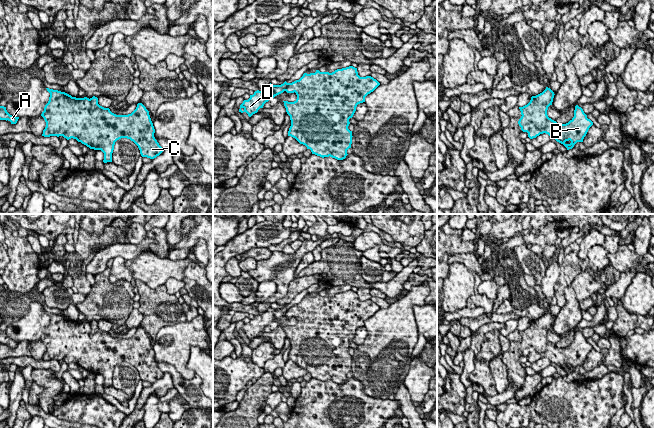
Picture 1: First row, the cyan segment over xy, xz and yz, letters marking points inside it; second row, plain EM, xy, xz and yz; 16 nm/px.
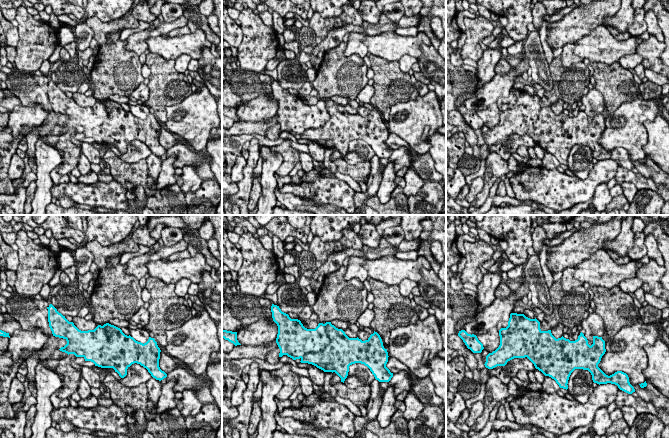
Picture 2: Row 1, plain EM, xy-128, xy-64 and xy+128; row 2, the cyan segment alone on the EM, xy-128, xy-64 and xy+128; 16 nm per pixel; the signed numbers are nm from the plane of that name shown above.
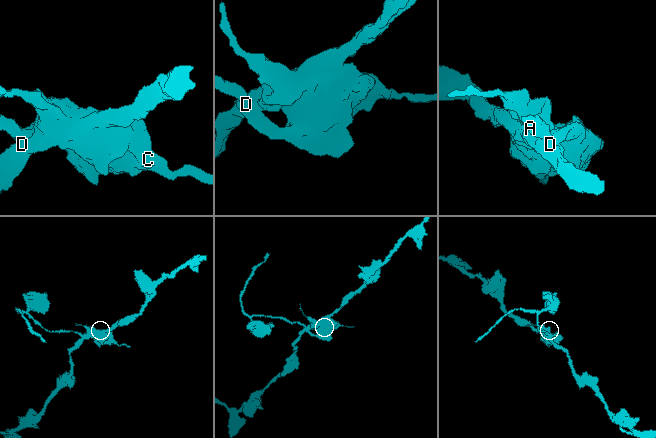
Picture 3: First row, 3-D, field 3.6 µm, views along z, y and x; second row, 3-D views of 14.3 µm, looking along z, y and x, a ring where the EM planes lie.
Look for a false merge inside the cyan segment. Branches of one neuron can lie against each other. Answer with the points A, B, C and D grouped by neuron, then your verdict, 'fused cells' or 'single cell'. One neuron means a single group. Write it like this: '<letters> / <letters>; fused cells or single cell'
A B C / D; fused cells

